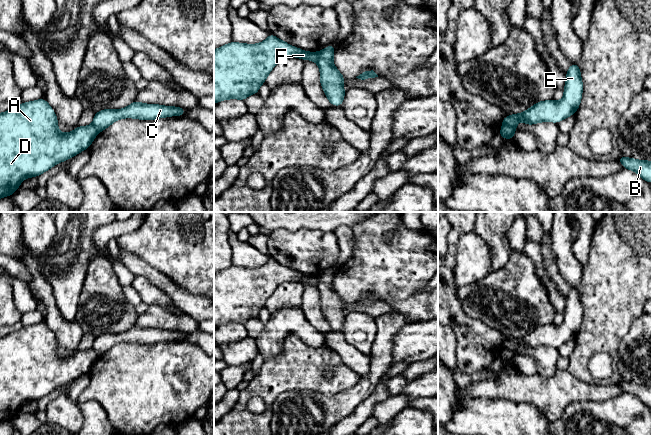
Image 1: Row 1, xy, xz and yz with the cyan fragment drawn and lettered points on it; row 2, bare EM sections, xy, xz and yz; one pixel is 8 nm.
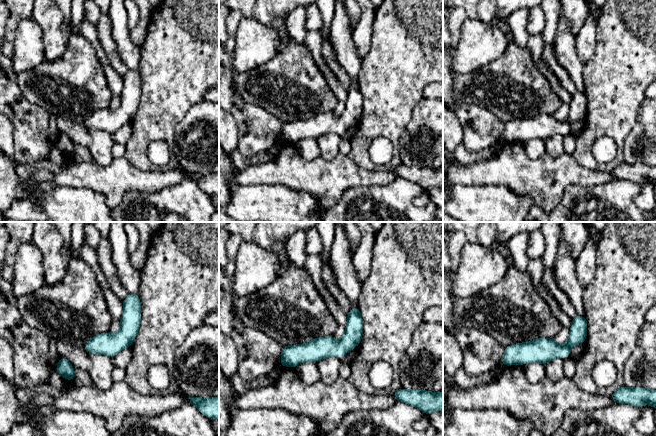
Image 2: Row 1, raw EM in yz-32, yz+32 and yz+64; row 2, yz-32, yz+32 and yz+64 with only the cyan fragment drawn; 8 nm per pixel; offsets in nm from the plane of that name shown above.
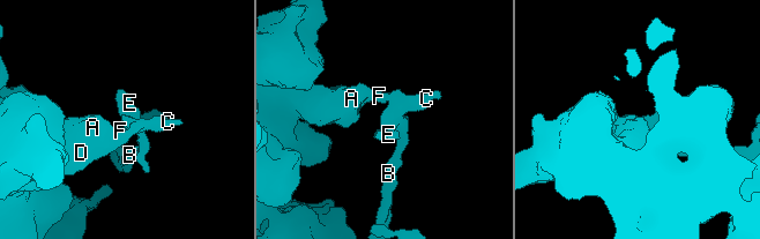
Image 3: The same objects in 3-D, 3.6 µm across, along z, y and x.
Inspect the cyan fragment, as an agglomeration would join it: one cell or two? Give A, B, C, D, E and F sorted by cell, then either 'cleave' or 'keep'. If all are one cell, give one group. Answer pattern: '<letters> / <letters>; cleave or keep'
A D F / B C E; cleave

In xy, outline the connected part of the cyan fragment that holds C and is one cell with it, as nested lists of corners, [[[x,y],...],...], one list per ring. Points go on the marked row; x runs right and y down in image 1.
[[[134,101],[123,109],[104,109],[95,113],[93,126],[99,132],[108,128],[112,123],[124,118],[154,120],[170,116],[183,116],[186,111],[182,107],[145,104]]]

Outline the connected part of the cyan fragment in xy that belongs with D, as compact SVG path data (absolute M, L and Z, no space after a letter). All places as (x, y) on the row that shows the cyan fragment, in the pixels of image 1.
M45 98L0 113L0 198L12 196L24 179L38 177L58 163L86 150L98 131L93 124L61 133L57 116Z

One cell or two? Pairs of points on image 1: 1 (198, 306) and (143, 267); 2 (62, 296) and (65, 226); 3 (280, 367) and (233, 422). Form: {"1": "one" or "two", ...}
{"1": "one", "2": "one", "3": "one"}

